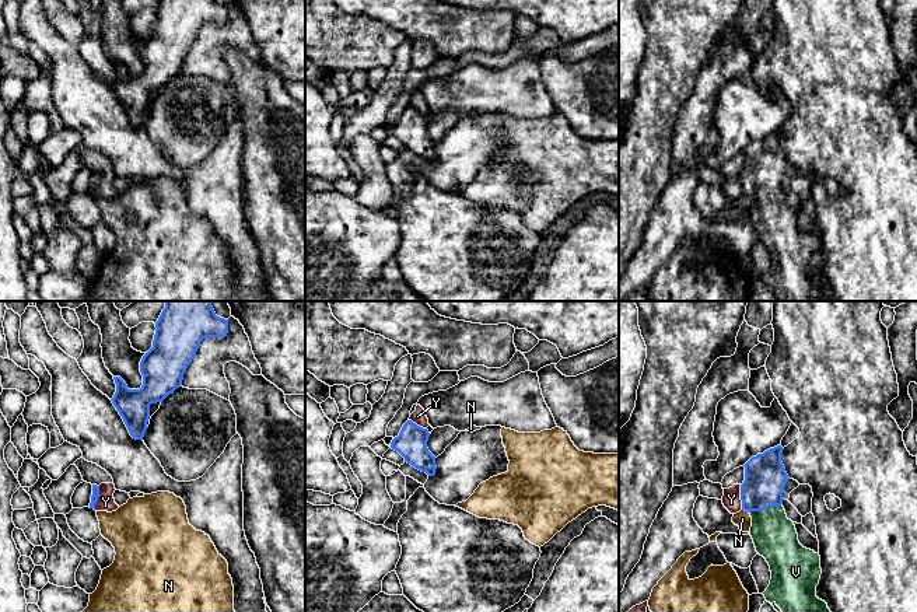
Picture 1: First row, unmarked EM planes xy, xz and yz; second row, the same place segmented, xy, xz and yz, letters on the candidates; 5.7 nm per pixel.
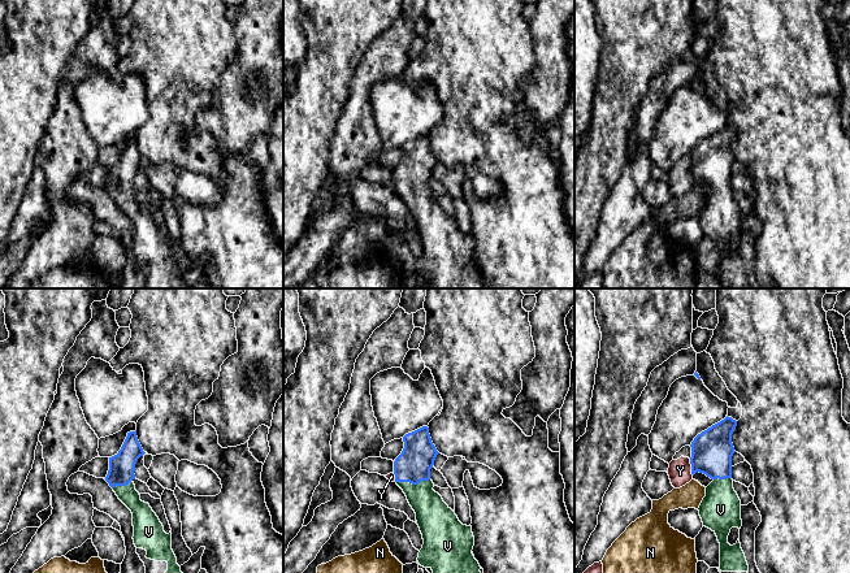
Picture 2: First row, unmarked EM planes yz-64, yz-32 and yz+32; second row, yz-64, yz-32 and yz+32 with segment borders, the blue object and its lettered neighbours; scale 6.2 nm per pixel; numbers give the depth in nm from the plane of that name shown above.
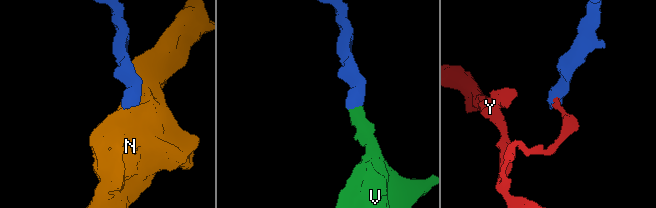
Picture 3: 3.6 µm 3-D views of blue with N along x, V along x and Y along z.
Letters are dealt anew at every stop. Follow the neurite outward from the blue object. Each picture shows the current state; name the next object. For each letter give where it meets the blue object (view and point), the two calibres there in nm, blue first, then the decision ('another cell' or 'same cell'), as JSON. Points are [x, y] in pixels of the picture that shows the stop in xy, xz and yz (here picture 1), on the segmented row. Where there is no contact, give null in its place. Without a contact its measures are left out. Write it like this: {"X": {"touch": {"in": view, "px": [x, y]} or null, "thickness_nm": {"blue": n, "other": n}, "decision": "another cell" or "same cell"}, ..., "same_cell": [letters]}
{"N": {"touch": {"in": "yz", "px": [745, 510]}, "thickness_nm": {"blue": 240, "other": 90}, "decision": "another cell"}, "V": {"touch": {"in": "yz", "px": [765, 509]}, "thickness_nm": {"blue": 240, "other": 260}, "decision": "same cell"}, "Y": {"touch": {"in": "yz", "px": [741, 497]}, "thickness_nm": {"blue": 240, "other": 110}, "decision": "another cell"}, "same_cell": ["V"]}

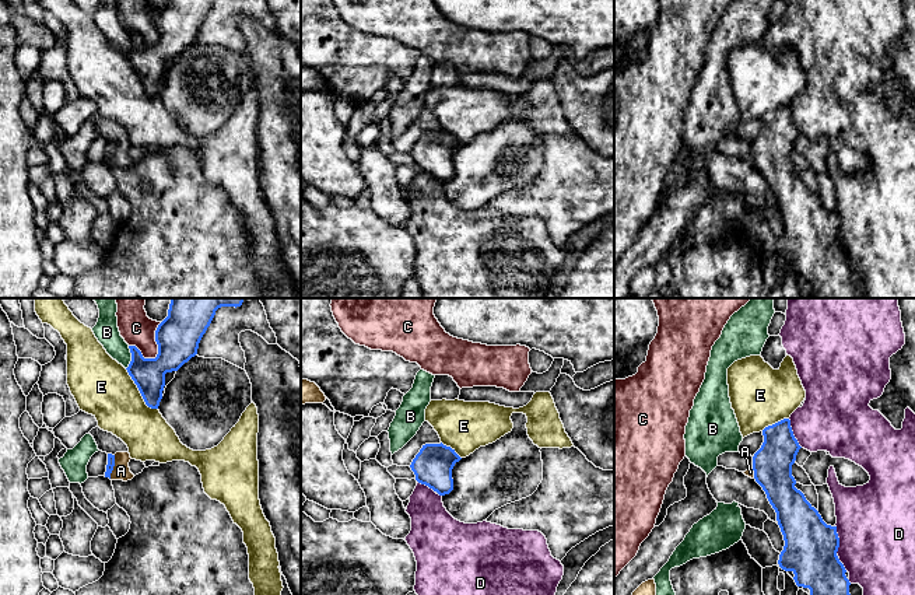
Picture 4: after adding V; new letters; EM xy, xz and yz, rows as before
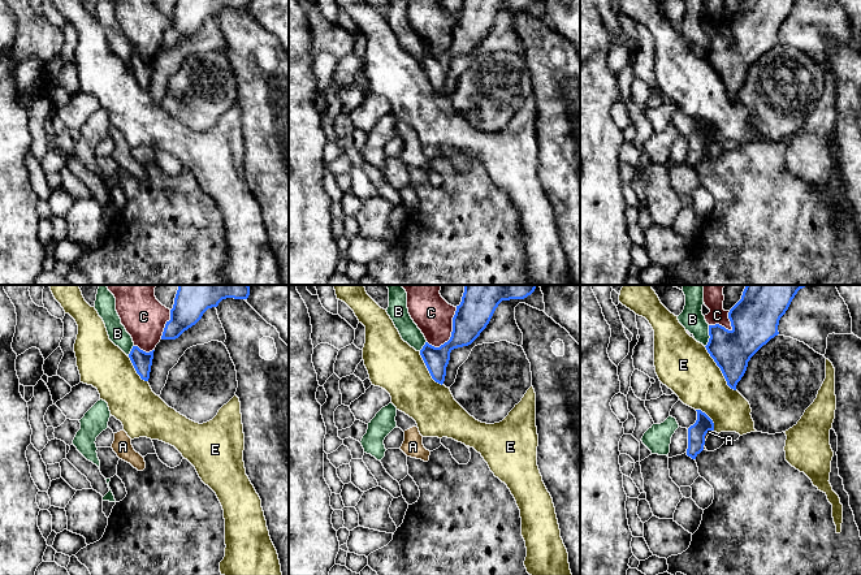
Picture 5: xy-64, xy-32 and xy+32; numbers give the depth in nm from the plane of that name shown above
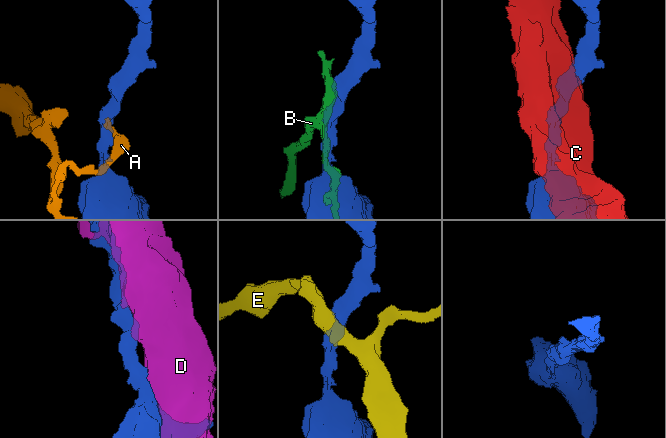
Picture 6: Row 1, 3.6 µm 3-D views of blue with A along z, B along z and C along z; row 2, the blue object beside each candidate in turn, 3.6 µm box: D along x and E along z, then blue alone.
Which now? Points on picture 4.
{"A": {"touch": {"in": "xy", "px": [112, 466]}, "thickness_nm": {"blue": 50, "other": 100}, "decision": "another cell"}, "B": {"touch": {"in": "xy", "px": [132, 357]}, "thickness_nm": {"blue": 190, "other": 140}, "decision": "another cell"}, "C": {"touch": {"in": "xy", "px": [157, 343]}, "thickness_nm": {"blue": 260, "other": 190}, "decision": "another cell"}, "D": {"touch": {"in": "yz", "px": [792, 433]}, "thickness_nm": {"blue": 220, "other": 380}, "decision": "another cell"}, "E": {"touch": {"in": "xy", "px": [140, 392]}, "thickness_nm": {"blue": 190, "other": 340}, "decision": "another cell"}, "same_cell": []}

